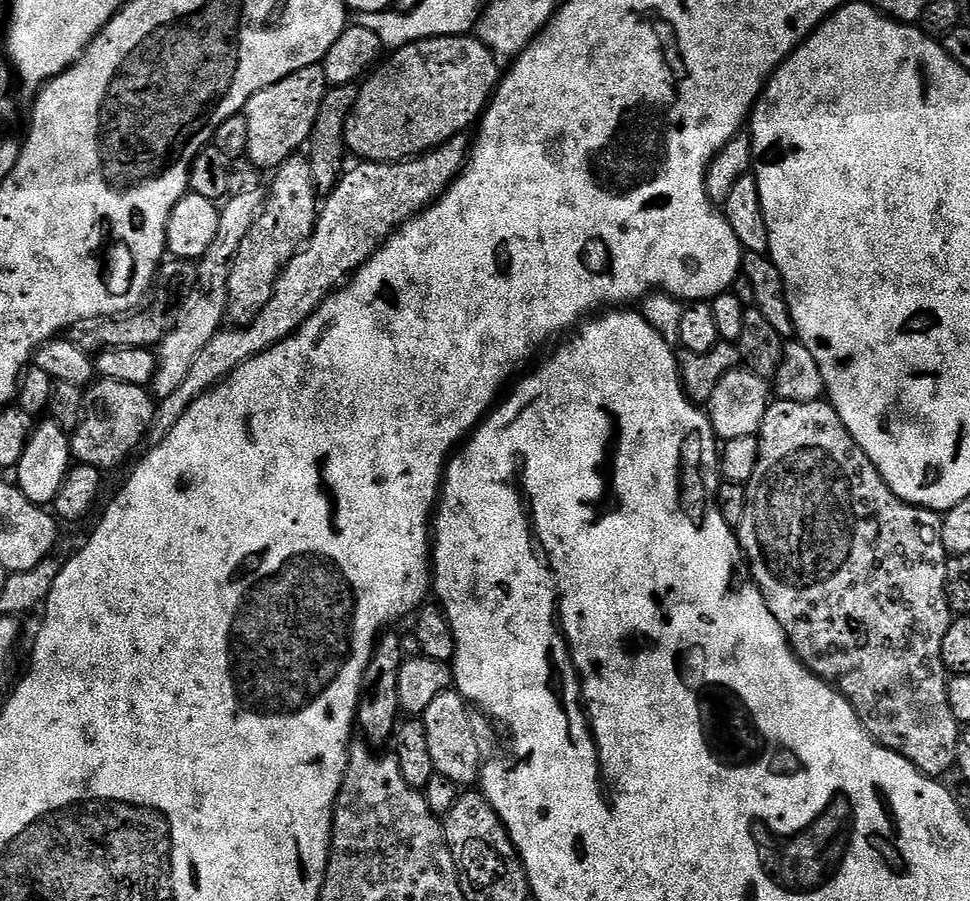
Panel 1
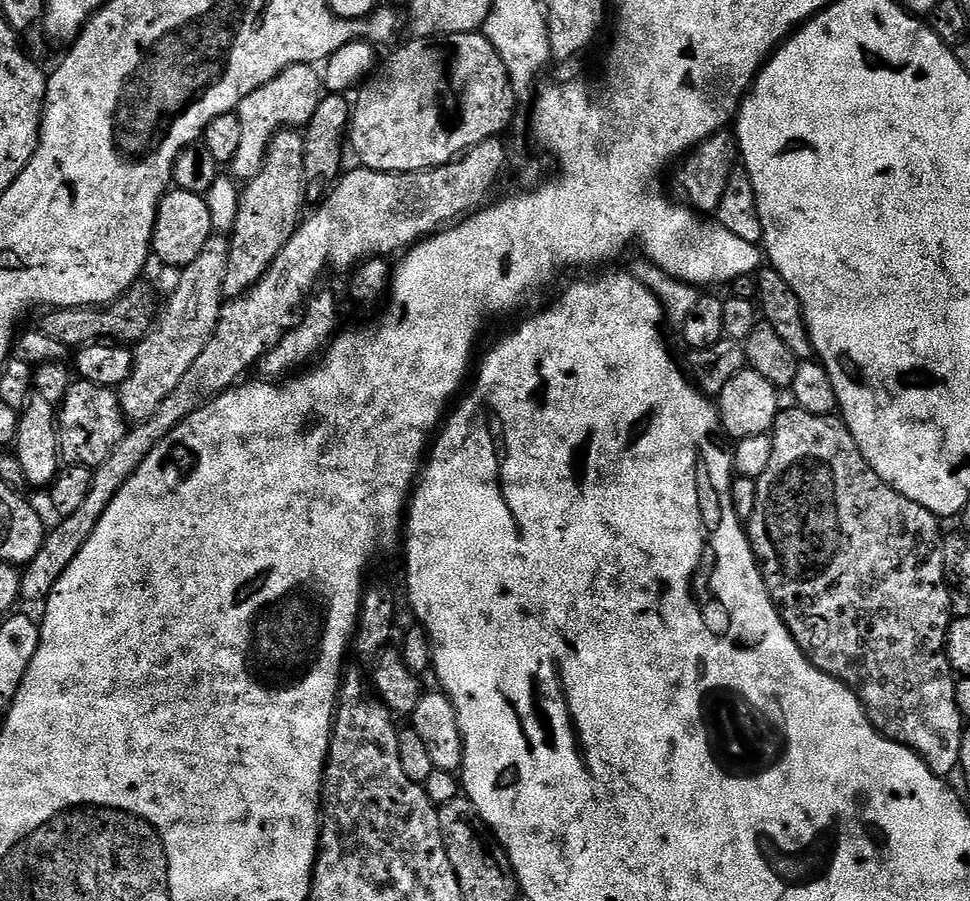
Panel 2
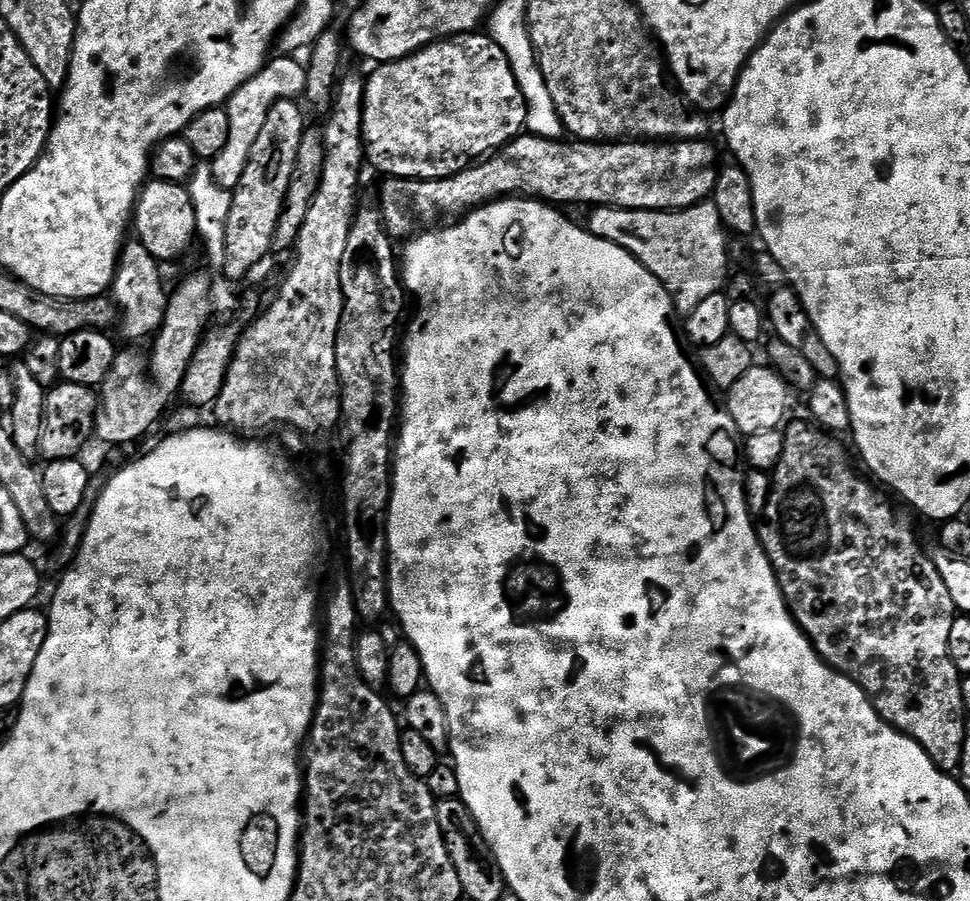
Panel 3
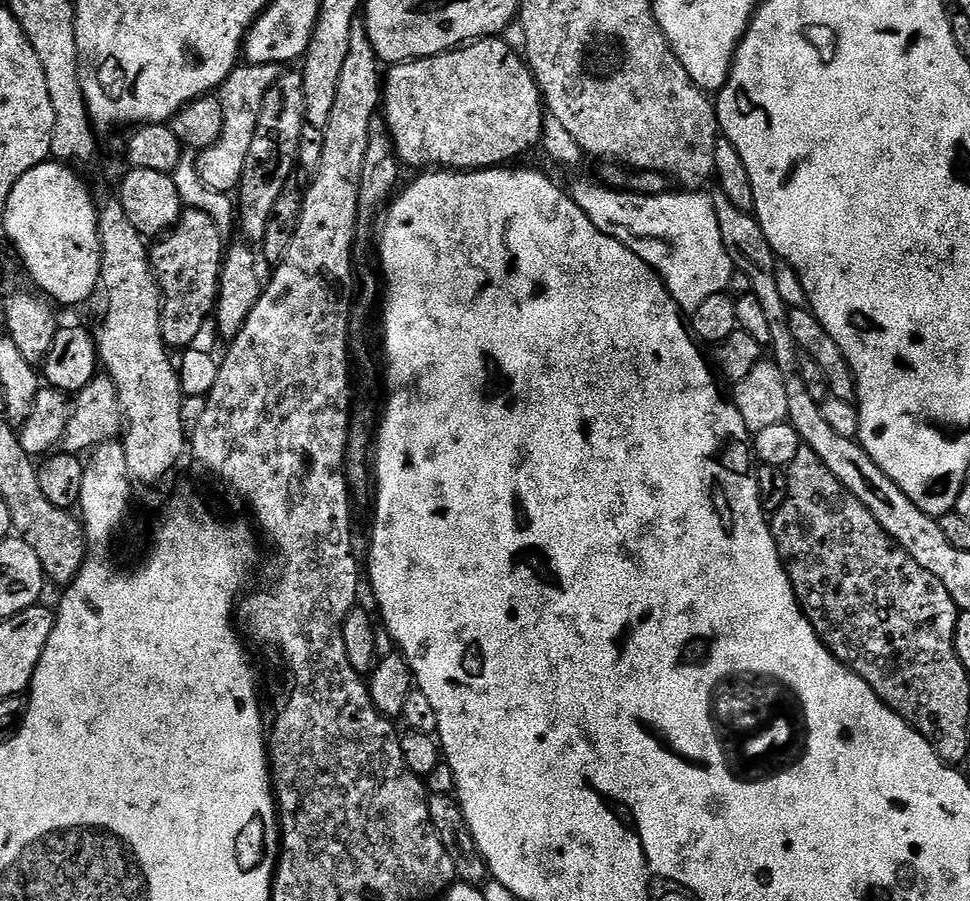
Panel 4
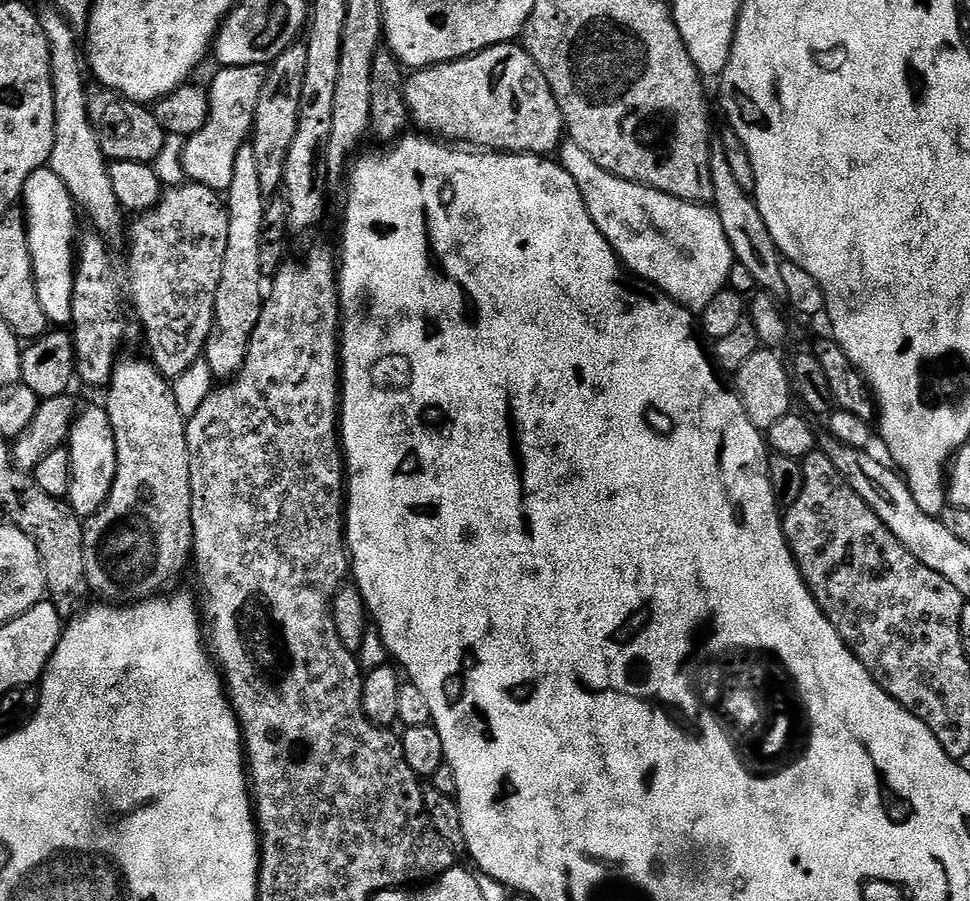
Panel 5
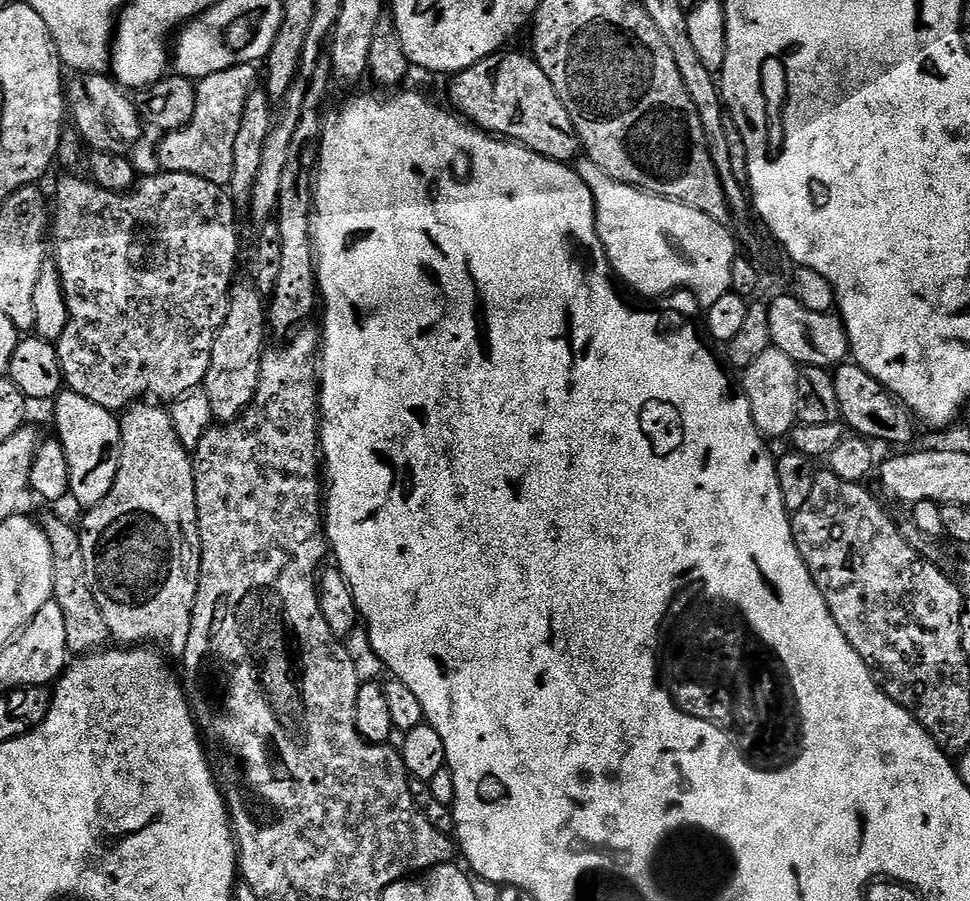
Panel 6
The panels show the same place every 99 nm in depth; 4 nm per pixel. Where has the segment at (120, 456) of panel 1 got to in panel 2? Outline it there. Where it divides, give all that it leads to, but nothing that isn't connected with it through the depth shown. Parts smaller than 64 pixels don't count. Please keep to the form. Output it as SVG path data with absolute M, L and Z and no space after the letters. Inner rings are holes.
M77 379L66 392L66 398L58 405L58 427L60 430L60 455L65 465L83 464L95 470L110 450L122 442L130 427L120 398L115 388L103 388L89 380Z

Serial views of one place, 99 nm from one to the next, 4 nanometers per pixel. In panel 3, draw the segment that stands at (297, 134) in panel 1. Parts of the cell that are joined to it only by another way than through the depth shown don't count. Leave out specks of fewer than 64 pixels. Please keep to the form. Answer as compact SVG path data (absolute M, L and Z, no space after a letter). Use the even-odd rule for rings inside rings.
M280 54L277 57L277 60L276 57L269 59L261 72L254 74L254 78L250 78L242 86L238 86L238 90L234 90L234 94L228 99L226 107L230 118L230 138L222 154L210 161L214 182L218 182L218 186L229 190L235 190L239 186L242 170L250 158L250 150L258 139L270 109L278 102L296 100L304 95L307 67L301 61L299 64L295 55Z

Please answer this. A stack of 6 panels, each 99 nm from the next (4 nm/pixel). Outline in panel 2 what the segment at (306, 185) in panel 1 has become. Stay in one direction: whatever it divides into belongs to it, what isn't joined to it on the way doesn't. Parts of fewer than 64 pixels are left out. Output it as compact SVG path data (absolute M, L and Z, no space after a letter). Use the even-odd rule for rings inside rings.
M285 130L272 139L268 147L266 158L262 162L262 170L254 179L243 185L238 206L238 218L230 231L228 241L228 265L226 266L226 282L224 283L224 295L228 298L241 296L248 292L264 277L266 270L278 258L278 254L290 242L290 238L296 233L302 223L300 207L304 204L304 137L299 131Z

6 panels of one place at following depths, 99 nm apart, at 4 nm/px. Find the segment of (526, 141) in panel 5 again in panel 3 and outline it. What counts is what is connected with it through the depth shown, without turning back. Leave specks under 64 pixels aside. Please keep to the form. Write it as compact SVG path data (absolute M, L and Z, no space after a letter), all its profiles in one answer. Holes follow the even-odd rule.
M465 34L463 36L449 36L446 40L437 40L434 44L427 44L425 48L419 48L414 54L410 54L401 60L392 60L389 64L380 64L372 72L372 77L367 77L364 86L364 113L362 114L362 134L364 135L364 154L369 165L373 164L380 172L385 172L383 175L388 178L398 180L441 180L447 176L457 176L462 170L471 168L473 164L489 157L493 152L504 148L513 138L521 135L526 128L526 104L522 98L522 94L518 90L518 82L514 82L514 70L510 70L510 62L506 62L506 54L502 54L501 48L498 47L498 42L494 42L491 36L487 34Z

